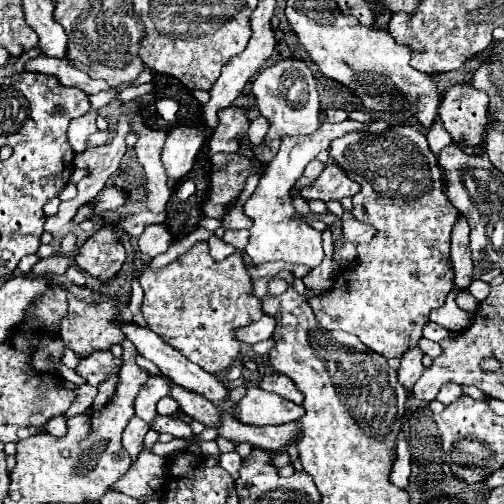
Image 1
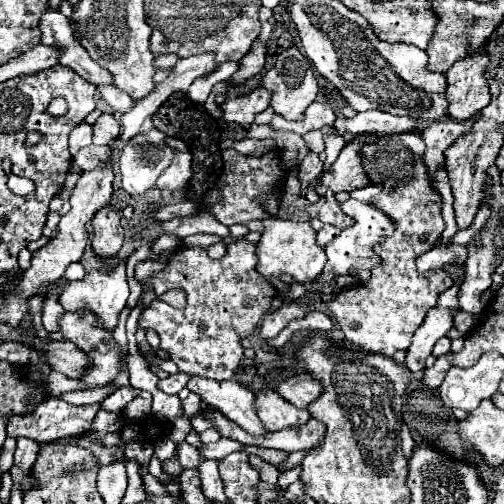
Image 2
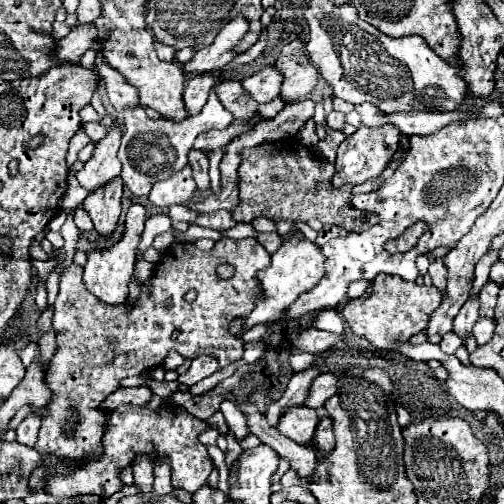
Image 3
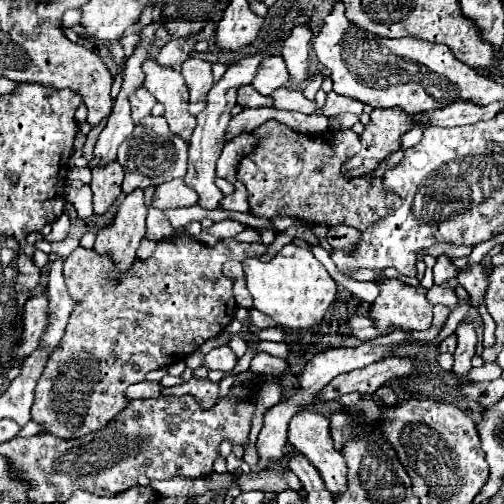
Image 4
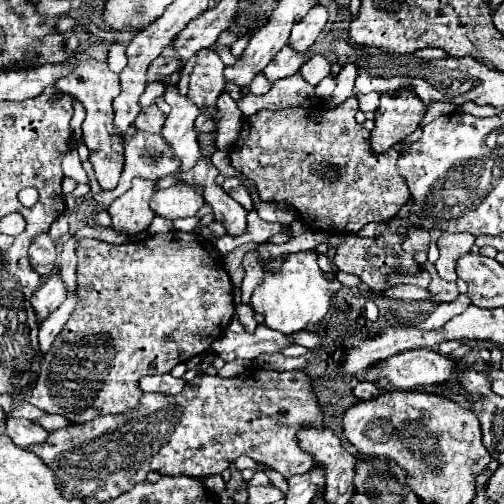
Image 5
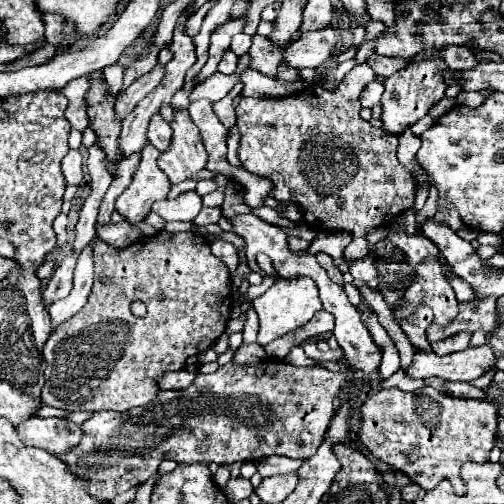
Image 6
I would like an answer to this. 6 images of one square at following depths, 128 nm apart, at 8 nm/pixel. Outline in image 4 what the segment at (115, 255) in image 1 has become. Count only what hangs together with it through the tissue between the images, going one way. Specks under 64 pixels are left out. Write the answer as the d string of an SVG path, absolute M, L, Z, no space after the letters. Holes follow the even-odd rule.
M108 164L108 168L96 168L96 172L92 172L92 202L94 202L94 214L106 214L112 204L116 202L116 198L122 192L122 178L124 178L124 170L120 168L120 164Z

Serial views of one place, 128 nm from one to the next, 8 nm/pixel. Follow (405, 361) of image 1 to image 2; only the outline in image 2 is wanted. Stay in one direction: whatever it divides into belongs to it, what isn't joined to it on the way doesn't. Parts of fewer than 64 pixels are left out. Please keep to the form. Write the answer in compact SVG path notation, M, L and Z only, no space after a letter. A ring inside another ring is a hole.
M446 264L444 270L456 282L448 292L440 294L440 304L432 308L432 312L428 312L424 324L416 330L416 336L412 338L412 344L406 350L406 362L404 362L410 372L418 372L424 368L424 360L432 354L436 340L446 336L446 332L452 328L452 312L458 308L458 288L460 282L464 280L464 268Z

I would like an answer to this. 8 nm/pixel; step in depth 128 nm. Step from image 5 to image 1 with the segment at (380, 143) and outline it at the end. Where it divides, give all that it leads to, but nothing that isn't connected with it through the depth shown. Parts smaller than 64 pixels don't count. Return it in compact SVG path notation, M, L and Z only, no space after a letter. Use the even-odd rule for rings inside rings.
M338 164L326 166L322 170L322 174L308 186L304 188L300 194L304 200L322 200L322 202L330 202L330 200L342 200L346 196L354 196L360 190L358 184L354 184L352 180L348 180L348 176L344 176L344 172L340 172Z

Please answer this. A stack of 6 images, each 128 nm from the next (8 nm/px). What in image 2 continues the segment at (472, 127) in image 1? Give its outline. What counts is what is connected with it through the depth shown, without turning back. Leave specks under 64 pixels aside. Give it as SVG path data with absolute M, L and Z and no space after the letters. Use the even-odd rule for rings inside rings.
M478 48L468 56L468 60L460 60L446 72L448 82L448 110L446 114L454 120L468 120L476 112L480 112L490 102L488 80L484 78L488 66L488 54L484 48Z

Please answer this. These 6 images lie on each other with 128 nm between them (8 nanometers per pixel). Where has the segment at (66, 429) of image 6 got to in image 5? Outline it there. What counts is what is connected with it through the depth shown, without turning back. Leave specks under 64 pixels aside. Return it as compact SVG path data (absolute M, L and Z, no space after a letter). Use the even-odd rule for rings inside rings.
M8 416L6 418L6 436L14 444L26 448L26 446L38 444L38 442L44 442L46 436L48 436L48 432L42 426L36 426L32 420Z

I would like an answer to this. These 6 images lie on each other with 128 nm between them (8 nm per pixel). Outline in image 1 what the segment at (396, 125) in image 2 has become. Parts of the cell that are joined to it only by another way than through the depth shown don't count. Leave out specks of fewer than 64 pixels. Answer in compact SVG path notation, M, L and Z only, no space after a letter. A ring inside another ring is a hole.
M344 120L340 124L322 122L320 128L316 130L316 134L312 134L312 136L286 136L282 140L280 150L268 162L268 168L264 170L264 176L260 178L256 192L244 204L244 214L250 216L254 222L254 226L250 228L250 240L246 246L246 254L252 258L254 264L262 264L262 262L270 262L270 260L282 260L282 262L292 262L292 264L318 266L324 260L322 234L318 230L314 230L310 224L306 224L306 220L298 218L298 214L292 206L290 188L302 176L306 164L310 160L314 160L318 152L326 150L328 144L336 136L344 136L344 132L364 130L364 128L368 128L368 126L354 122L354 120Z

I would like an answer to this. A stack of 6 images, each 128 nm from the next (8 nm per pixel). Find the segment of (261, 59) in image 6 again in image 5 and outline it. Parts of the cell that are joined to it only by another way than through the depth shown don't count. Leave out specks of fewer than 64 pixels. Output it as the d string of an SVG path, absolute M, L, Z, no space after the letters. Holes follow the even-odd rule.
M260 74L260 76L256 76L256 80L252 80L252 84L248 86L248 90L250 90L250 94L254 94L254 96L264 96L268 90L270 90L270 82L266 80L266 76L264 74Z

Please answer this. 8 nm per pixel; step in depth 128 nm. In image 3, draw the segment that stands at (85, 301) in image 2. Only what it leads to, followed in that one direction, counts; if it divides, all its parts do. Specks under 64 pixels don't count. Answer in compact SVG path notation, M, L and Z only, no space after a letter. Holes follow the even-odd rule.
M132 204L126 214L126 232L124 232L122 240L108 250L88 254L88 264L82 274L84 284L86 284L88 292L92 292L96 298L100 298L106 304L112 304L112 306L124 304L124 300L128 298L128 282L134 272L134 254L136 254L136 246L140 242L140 234L144 230L144 220L146 220L144 214L146 214L146 210L140 204Z

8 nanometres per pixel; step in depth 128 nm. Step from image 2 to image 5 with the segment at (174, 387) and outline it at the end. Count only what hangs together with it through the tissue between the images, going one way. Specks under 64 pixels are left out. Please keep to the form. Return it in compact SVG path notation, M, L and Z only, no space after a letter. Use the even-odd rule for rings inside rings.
M260 324L254 334L248 334L248 332L238 334L238 332L226 330L220 336L220 340L212 344L212 352L224 362L232 362L238 358L254 360L262 352L280 352L290 344L292 342L288 340L288 336L280 332L272 332L268 326Z

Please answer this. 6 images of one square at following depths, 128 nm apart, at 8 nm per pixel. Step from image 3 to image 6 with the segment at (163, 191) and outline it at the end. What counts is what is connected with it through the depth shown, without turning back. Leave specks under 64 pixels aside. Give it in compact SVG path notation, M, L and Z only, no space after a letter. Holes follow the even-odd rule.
M184 192L172 200L160 200L152 206L152 212L164 220L194 220L202 208L202 200L196 192Z

